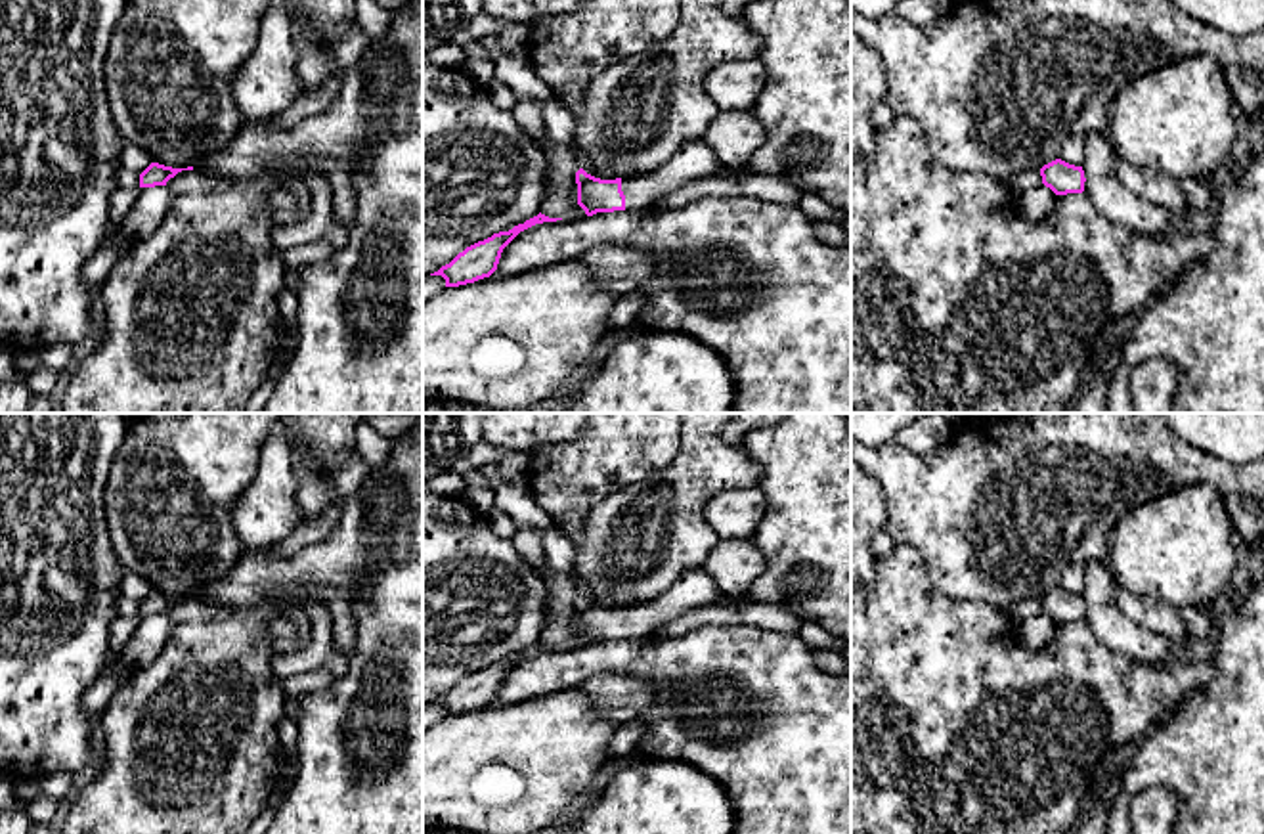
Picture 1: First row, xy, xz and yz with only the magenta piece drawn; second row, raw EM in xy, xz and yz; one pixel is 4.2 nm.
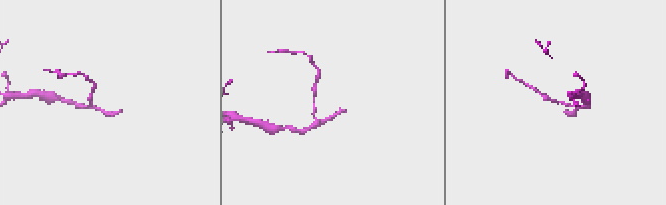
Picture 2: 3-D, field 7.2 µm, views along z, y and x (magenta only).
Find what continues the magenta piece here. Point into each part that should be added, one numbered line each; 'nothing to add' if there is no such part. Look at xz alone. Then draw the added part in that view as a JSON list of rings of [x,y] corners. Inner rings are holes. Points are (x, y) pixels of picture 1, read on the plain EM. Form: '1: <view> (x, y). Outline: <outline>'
1: xz (697, 588). Outline: [[[704,568],[688,570],[654,601],[621,606],[625,639],[652,637],[656,629],[679,614],[717,604],[719,595],[715,580]]]

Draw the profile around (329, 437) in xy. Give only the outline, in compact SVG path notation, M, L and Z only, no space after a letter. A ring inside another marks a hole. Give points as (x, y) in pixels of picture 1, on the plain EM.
M279 413L289 444L304 442L314 463L333 476L356 450L356 428L371 413Z

